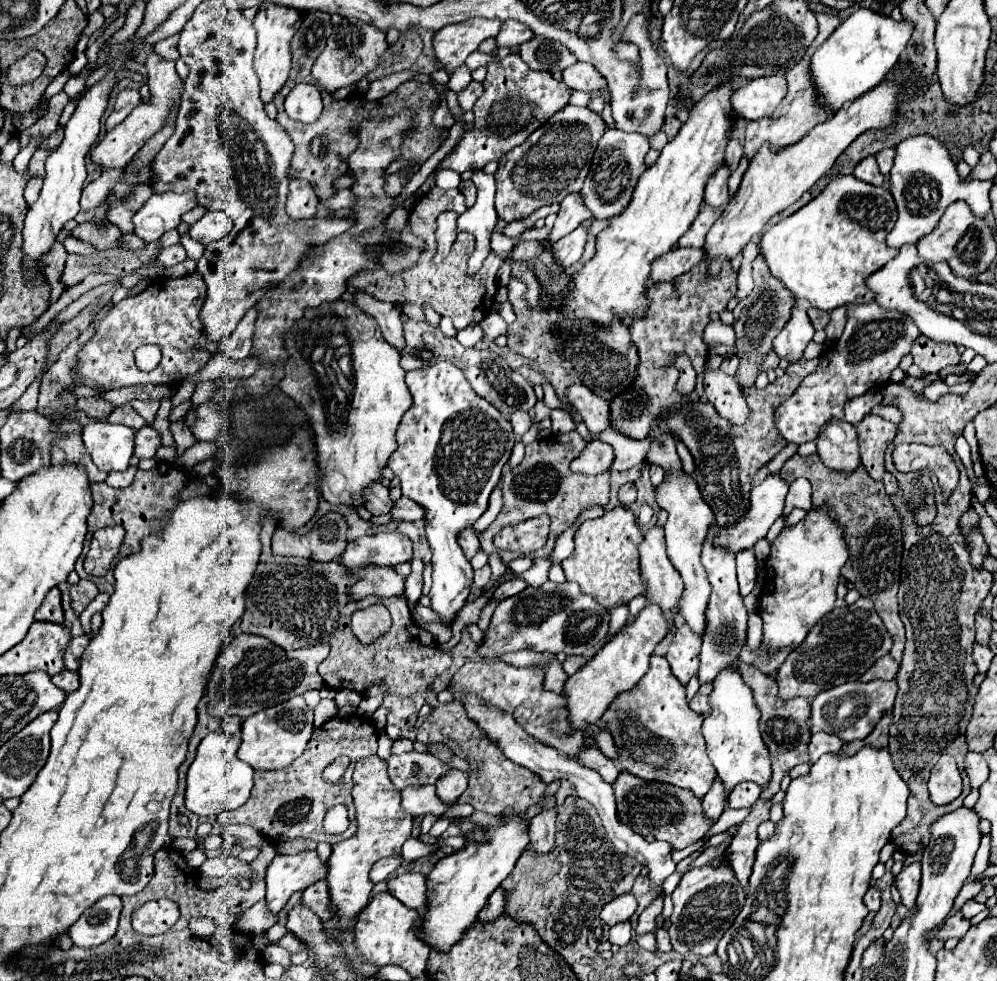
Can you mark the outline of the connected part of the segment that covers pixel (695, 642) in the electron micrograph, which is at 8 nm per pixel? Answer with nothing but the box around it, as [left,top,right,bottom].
[666,623,700,685]

